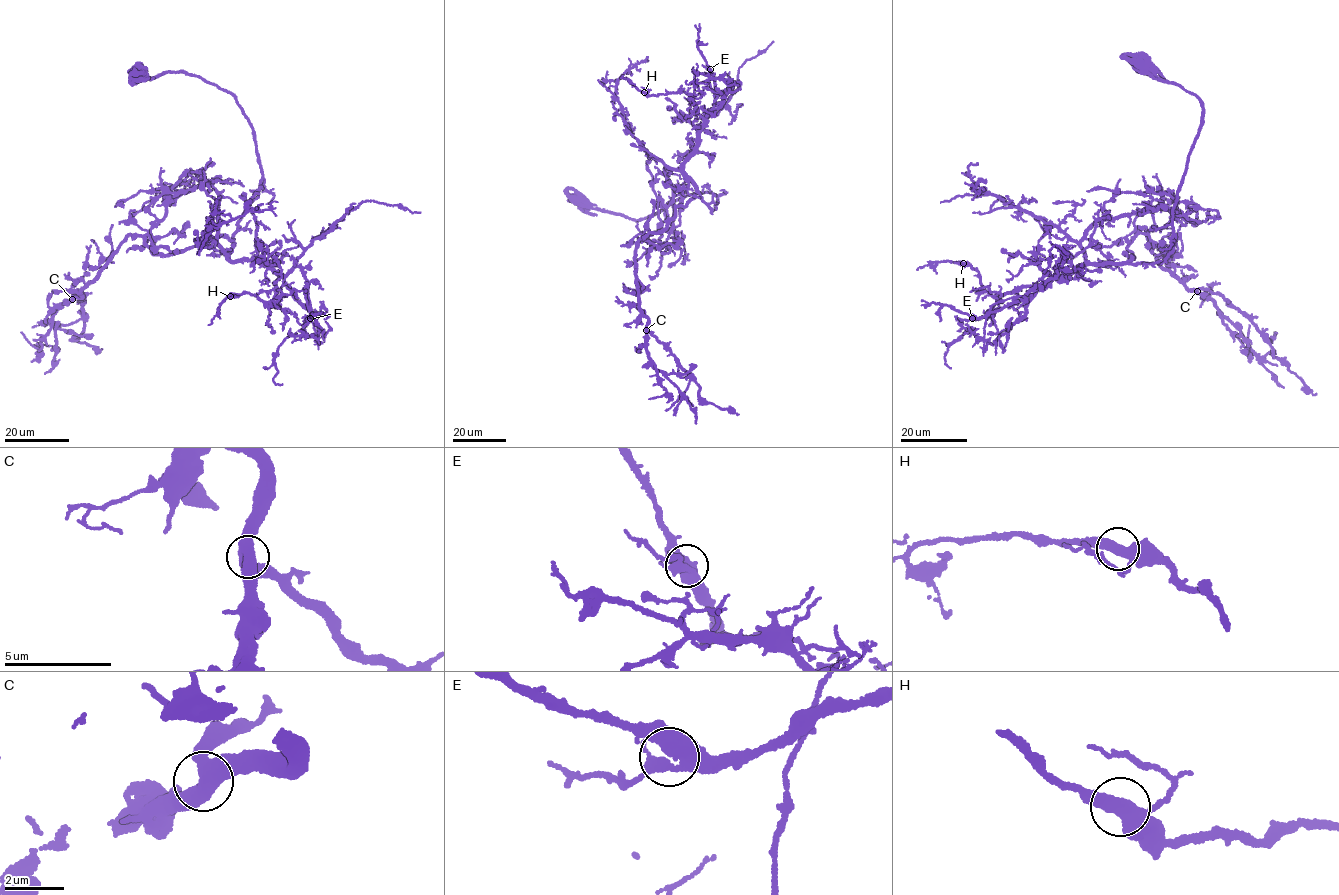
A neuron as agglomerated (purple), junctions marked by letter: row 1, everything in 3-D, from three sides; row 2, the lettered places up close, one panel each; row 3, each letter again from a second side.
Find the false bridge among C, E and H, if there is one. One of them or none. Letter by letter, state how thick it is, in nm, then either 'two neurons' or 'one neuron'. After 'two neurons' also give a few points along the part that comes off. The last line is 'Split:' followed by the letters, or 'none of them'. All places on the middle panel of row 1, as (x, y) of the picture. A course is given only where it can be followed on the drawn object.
C: 440 nm | one neuron
E: 400 nm | one neuron
H: 400 nm | one neuron
Split: none of them

